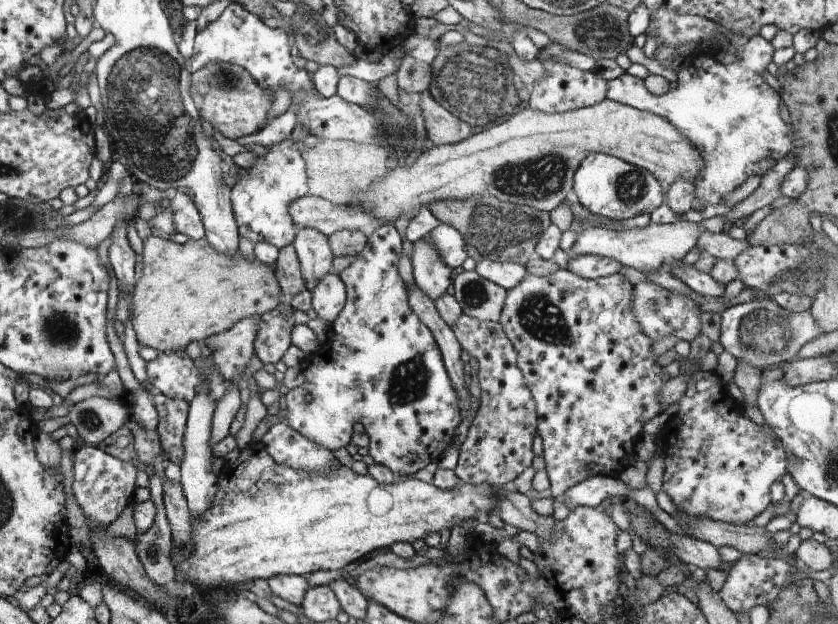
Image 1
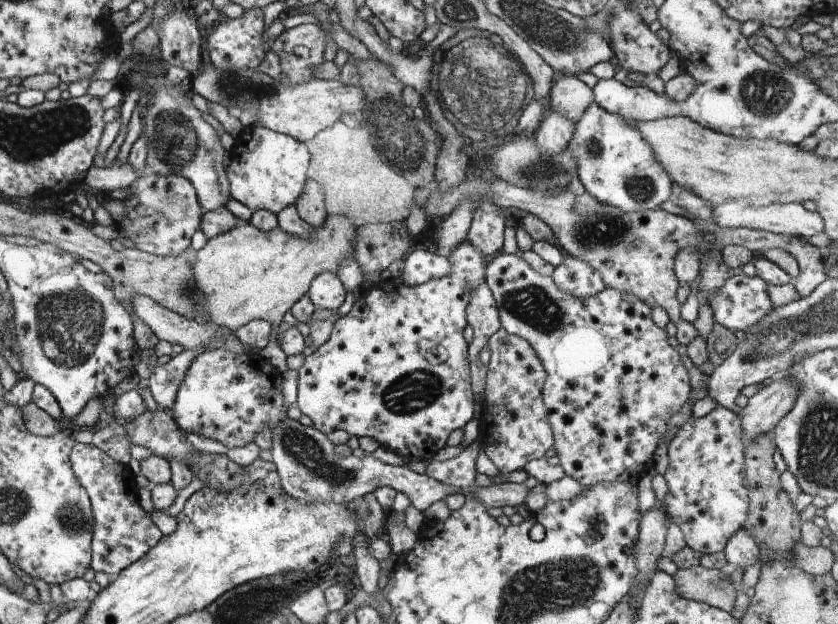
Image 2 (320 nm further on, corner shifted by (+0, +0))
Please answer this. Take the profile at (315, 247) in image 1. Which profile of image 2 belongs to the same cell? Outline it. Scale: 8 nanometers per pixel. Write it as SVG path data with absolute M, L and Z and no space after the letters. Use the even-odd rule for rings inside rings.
M308 180L304 184L304 190L300 194L296 204L298 216L306 225L312 228L322 228L326 222L326 208L324 208L324 194L320 190L320 184L314 180Z

